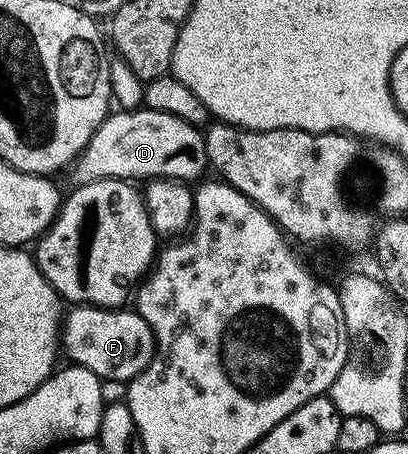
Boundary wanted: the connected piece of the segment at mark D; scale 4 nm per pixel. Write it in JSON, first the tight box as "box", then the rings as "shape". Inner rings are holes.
{"box":[70,109,208,183],"shape":[[[139,109],[134,111],[117,110],[102,121],[102,125],[84,146],[84,152],[77,157],[70,168],[72,183],[91,183],[93,179],[123,179],[125,181],[147,181],[149,179],[199,180],[200,174],[208,167],[208,154],[201,128],[182,121],[170,113]]]}

